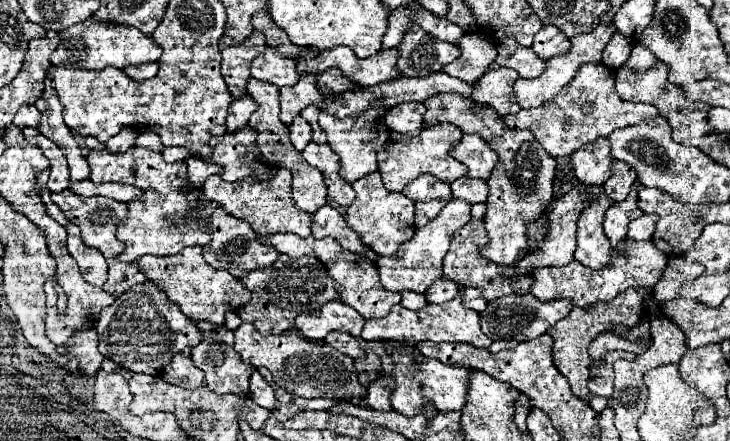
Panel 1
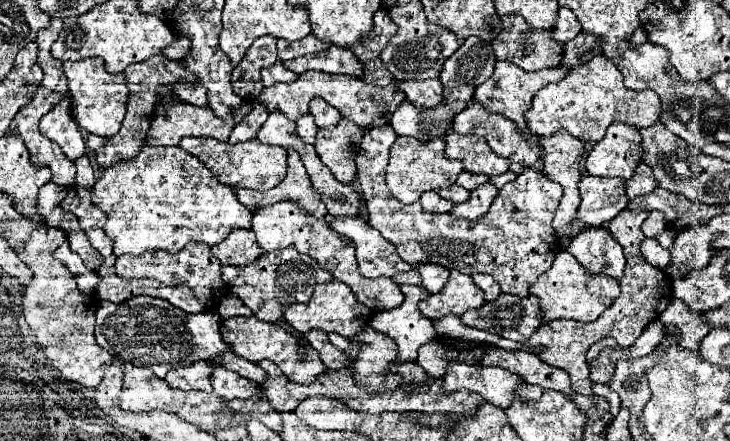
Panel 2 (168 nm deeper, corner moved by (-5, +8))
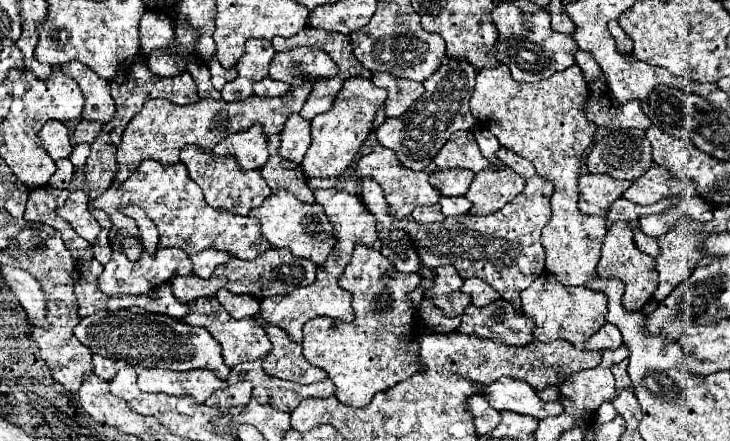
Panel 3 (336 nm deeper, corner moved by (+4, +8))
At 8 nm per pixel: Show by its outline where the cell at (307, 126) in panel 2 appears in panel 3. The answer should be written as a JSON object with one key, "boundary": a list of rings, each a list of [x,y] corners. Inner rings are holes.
{"boundary":[[[292,114],[280,134],[280,148],[278,154],[286,160],[302,164],[304,154],[312,142],[310,136],[310,122],[304,120],[300,114]]]}

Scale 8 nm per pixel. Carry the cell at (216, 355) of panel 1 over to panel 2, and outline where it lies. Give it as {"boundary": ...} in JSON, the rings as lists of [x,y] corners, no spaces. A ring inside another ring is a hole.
{"boundary":[[[219,358],[209,362],[209,366],[213,368],[211,384],[213,384],[213,392],[217,396],[221,396],[225,400],[233,400],[233,398],[251,398],[259,392],[259,384],[239,376],[237,372],[223,368]]]}

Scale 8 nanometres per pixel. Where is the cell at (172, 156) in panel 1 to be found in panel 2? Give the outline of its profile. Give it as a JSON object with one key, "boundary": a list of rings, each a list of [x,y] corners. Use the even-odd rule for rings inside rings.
{"boundary":[[[183,138],[179,148],[197,156],[223,184],[237,188],[253,188],[263,192],[277,186],[277,182],[281,182],[287,172],[287,152],[283,148],[265,146],[257,138],[239,144],[221,142],[217,138]]]}

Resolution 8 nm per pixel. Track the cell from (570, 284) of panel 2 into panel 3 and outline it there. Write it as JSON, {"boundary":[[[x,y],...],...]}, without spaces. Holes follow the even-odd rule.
{"boundary":[[[542,274],[522,294],[524,314],[534,322],[534,338],[540,342],[552,342],[556,338],[568,340],[574,346],[582,346],[600,326],[606,322],[606,296],[590,288],[564,288],[556,284],[554,276]]]}

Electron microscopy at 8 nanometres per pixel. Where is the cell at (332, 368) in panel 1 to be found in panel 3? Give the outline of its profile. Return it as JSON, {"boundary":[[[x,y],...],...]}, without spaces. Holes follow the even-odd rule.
{"boundary":[[[216,296],[194,298],[192,308],[190,308],[188,316],[184,318],[184,322],[188,326],[204,326],[220,342],[224,362],[228,366],[236,366],[236,364],[250,362],[250,360],[262,360],[272,350],[272,344],[270,344],[264,328],[254,318],[240,318],[240,320],[230,318],[228,312],[222,308],[222,304],[216,300]]]}

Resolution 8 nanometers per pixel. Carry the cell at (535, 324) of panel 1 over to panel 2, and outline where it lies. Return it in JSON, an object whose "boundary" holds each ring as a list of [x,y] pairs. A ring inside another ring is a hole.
{"boundary":[[[501,294],[497,300],[485,302],[479,310],[465,312],[461,322],[515,342],[525,342],[541,324],[541,318],[543,312],[537,296],[521,298],[515,294]]]}

